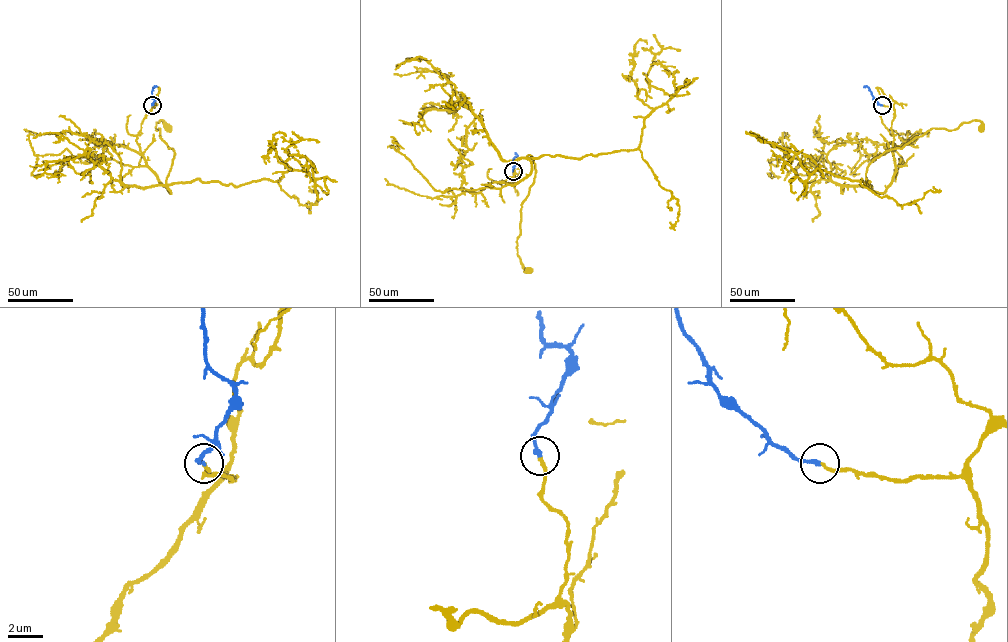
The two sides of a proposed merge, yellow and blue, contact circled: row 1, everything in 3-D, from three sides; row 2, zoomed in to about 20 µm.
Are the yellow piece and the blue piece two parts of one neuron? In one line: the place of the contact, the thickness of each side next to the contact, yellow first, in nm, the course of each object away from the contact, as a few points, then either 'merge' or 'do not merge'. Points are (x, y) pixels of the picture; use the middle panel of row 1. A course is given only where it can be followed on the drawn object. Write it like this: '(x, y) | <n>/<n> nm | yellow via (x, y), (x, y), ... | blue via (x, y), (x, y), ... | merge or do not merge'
(513, 171) | 190/240 nm | yellow via (513, 171), (514, 182), (497, 183), (522, 180), (533, 157), (517, 248), (529, 270) | blue via (513, 171), (515, 152) | merge

